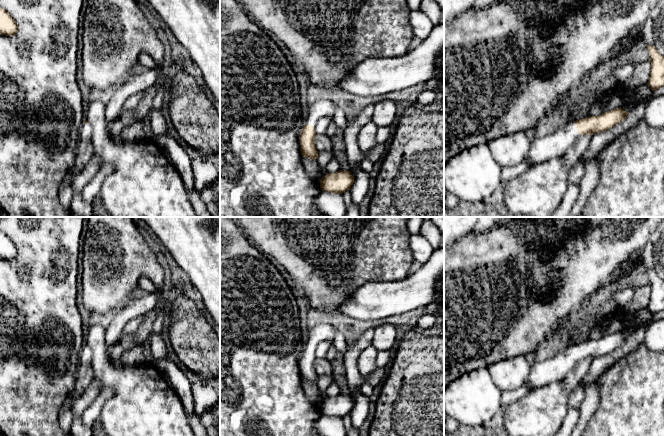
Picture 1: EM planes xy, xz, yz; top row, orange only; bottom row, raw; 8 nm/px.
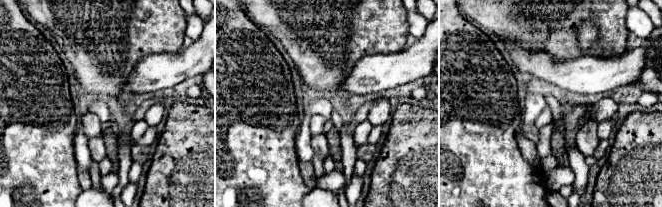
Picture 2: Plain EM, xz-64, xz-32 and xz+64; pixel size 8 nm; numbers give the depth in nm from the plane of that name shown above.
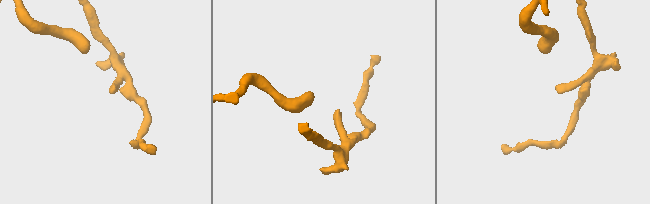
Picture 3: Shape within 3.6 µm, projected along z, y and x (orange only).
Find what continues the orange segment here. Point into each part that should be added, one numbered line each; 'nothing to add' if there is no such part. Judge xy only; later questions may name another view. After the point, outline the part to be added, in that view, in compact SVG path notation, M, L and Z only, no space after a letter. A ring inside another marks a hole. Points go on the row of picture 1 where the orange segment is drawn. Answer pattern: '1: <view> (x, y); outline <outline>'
1: xy (86, 131); outline M89 123L82 124L79 132L80 140L82 141L92 141L93 129Z

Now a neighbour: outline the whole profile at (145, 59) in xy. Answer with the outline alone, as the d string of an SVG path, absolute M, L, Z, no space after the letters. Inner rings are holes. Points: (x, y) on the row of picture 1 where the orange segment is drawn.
M141 53L138 62L143 65L147 70L155 68L157 65L148 53Z

